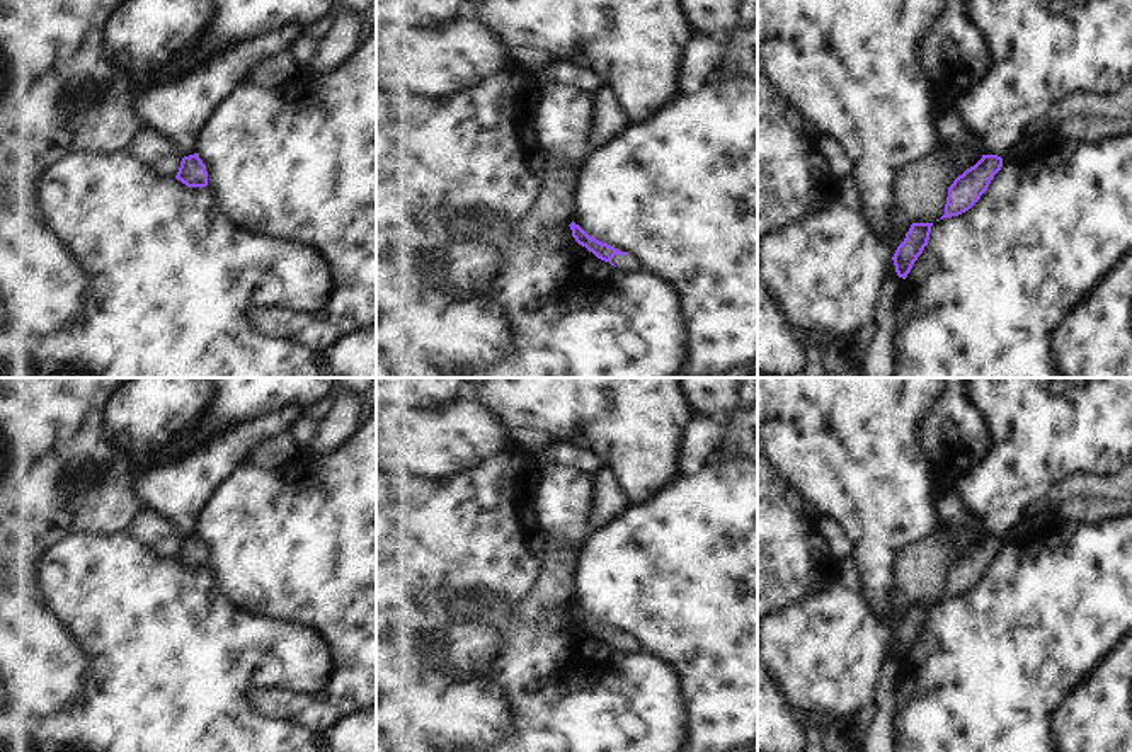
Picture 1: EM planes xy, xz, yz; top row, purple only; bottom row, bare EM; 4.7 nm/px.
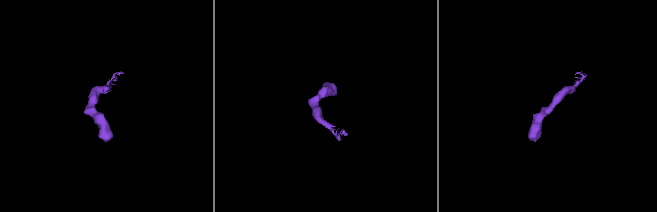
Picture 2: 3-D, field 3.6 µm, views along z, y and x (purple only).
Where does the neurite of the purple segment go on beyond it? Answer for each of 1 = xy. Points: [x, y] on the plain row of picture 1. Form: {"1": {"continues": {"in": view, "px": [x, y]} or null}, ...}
{"1": {"continues": null}}

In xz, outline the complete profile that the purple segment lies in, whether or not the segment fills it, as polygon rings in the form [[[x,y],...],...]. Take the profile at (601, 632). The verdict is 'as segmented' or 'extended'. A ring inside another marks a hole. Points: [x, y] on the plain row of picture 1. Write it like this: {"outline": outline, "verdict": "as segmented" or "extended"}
{"outline": [[[574,602],[569,607],[572,611],[572,618],[575,619],[575,623],[579,626],[586,628],[589,633],[592,633],[597,640],[609,643],[611,647],[616,647],[618,650],[626,652],[626,653],[645,652],[643,643],[637,636],[630,636],[628,633],[621,633],[608,624],[603,624],[603,623],[589,618]]], "verdict": "extended"}

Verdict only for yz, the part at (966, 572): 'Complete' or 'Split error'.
Complete

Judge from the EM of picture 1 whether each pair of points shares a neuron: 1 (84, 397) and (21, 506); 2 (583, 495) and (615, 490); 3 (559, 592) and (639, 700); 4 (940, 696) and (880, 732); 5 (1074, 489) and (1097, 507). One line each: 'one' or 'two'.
1: one
2: two
3: two
4: two
5: two

